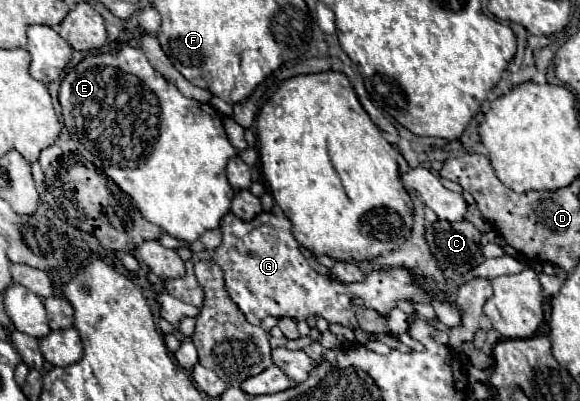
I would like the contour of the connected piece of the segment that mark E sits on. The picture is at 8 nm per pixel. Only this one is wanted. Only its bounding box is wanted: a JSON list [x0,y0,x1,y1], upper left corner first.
[60,43,238,241]

